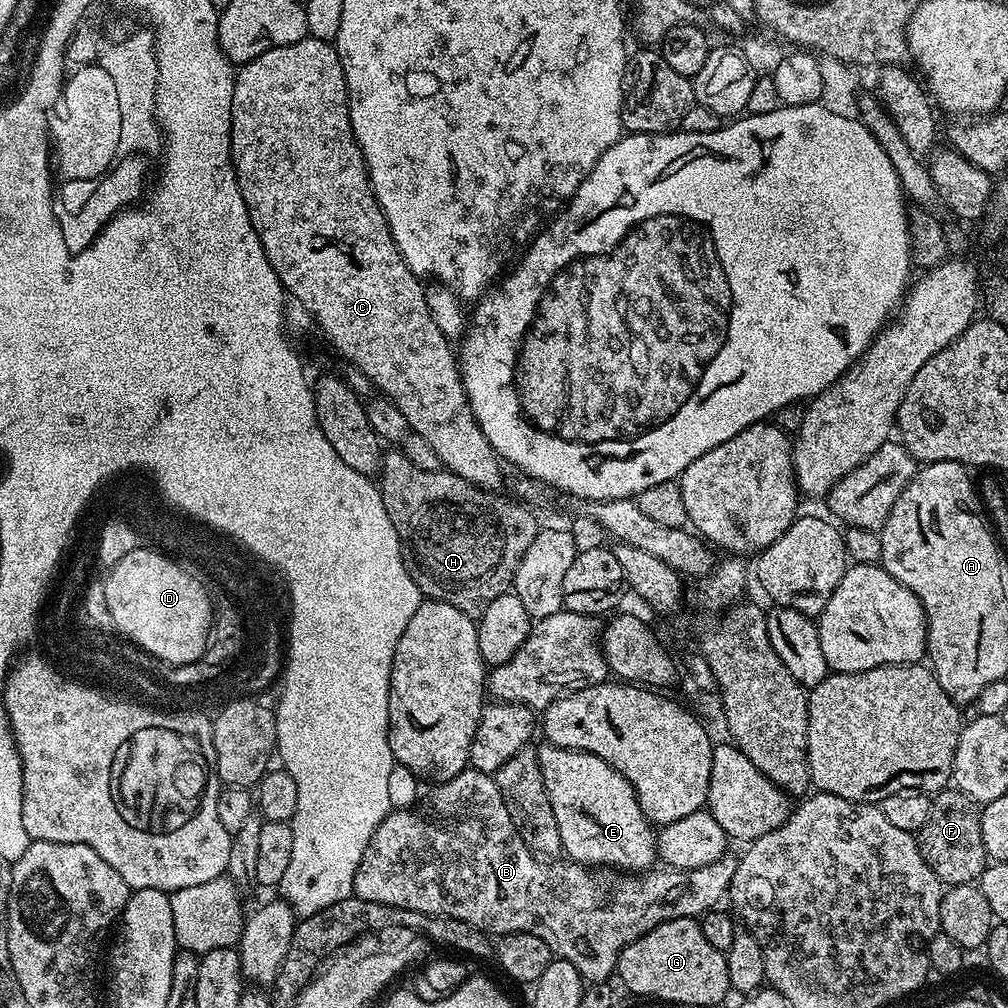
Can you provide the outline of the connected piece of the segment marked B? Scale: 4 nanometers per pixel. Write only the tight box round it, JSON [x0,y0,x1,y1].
[353,766,680,982]

